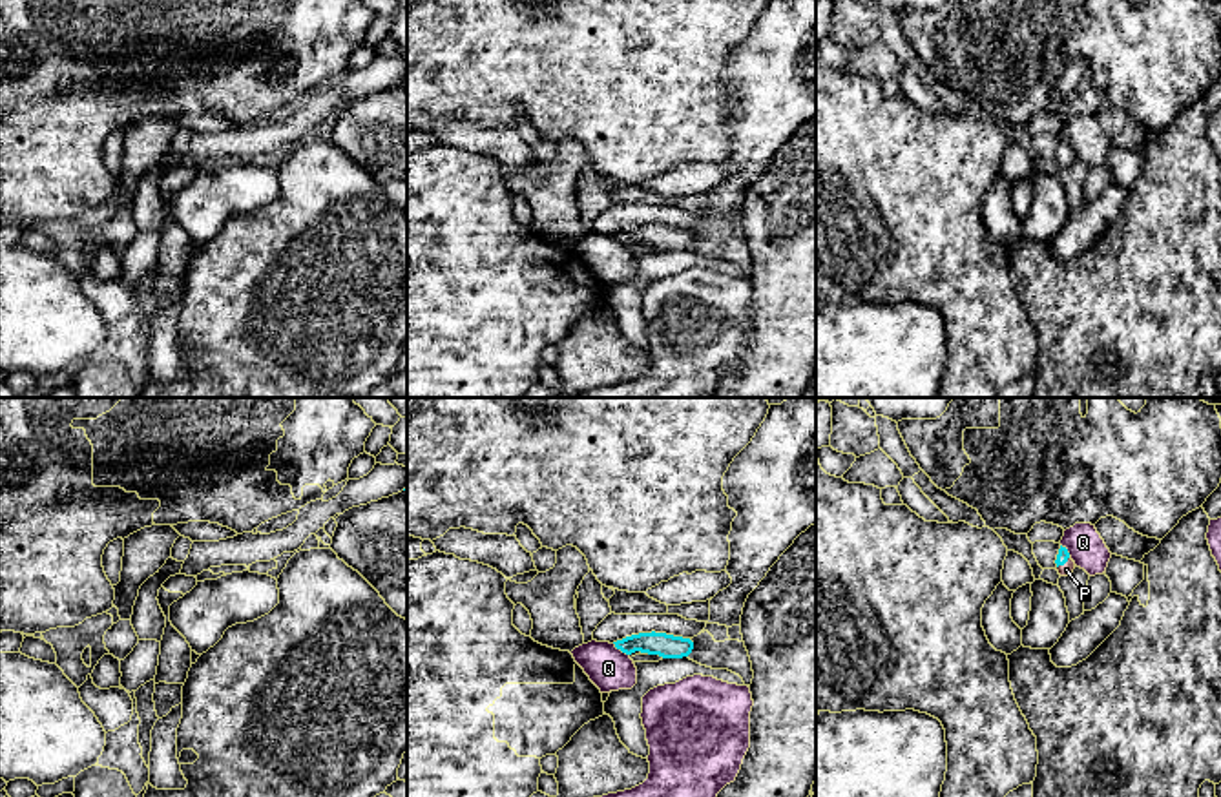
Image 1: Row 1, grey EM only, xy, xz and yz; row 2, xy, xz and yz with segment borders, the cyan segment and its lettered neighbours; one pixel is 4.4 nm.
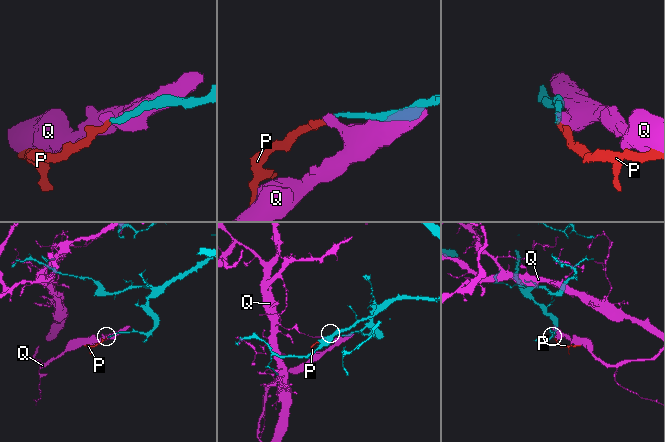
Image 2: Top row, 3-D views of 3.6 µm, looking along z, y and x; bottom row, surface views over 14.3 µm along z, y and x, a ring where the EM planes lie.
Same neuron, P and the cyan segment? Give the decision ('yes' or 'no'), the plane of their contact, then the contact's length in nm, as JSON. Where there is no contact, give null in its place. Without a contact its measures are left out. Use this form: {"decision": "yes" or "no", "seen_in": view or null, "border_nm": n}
{"decision": "yes", "seen_in": "yz", "border_nm": 80}

